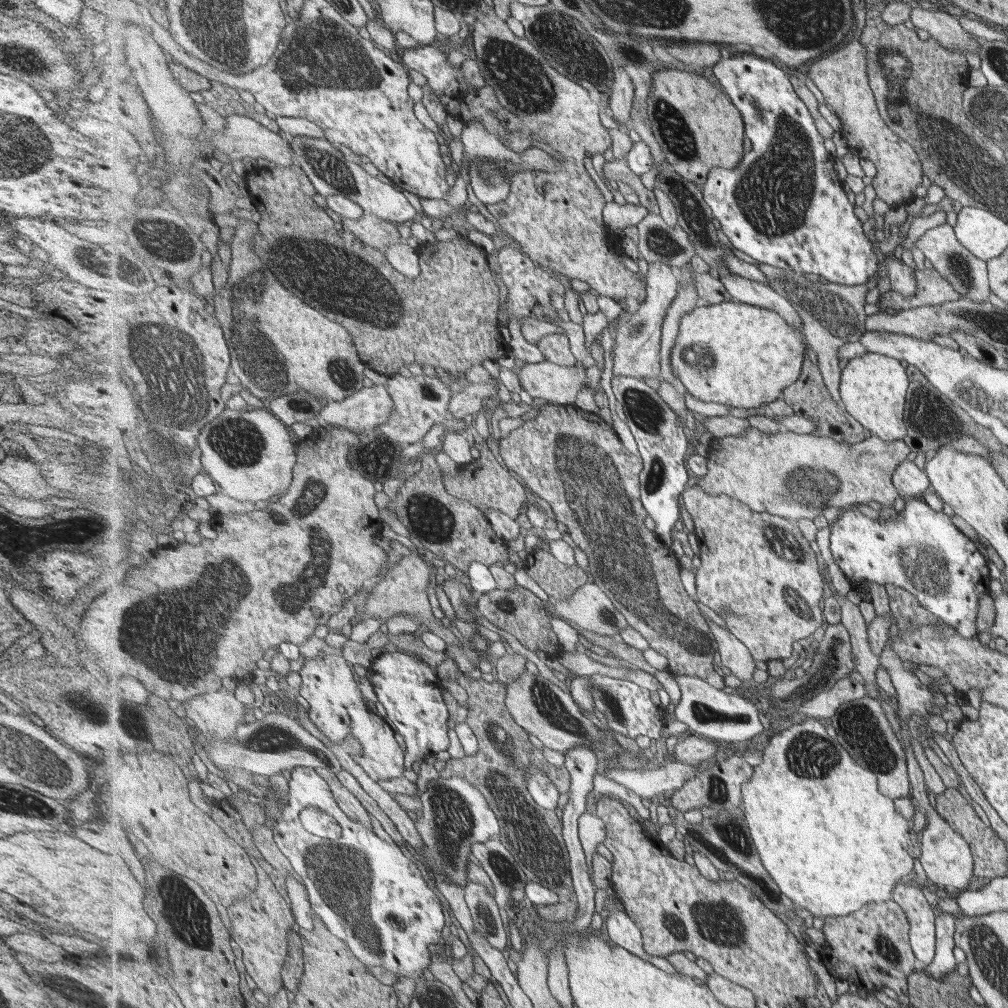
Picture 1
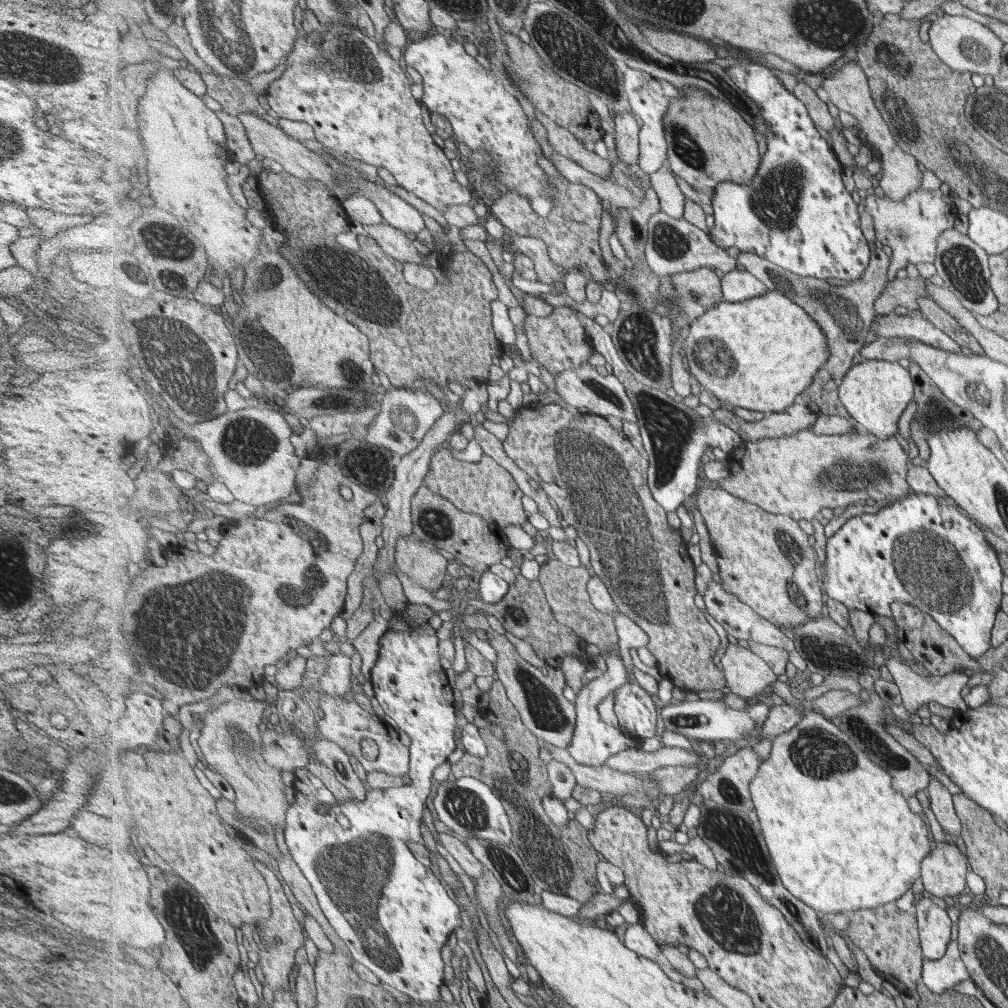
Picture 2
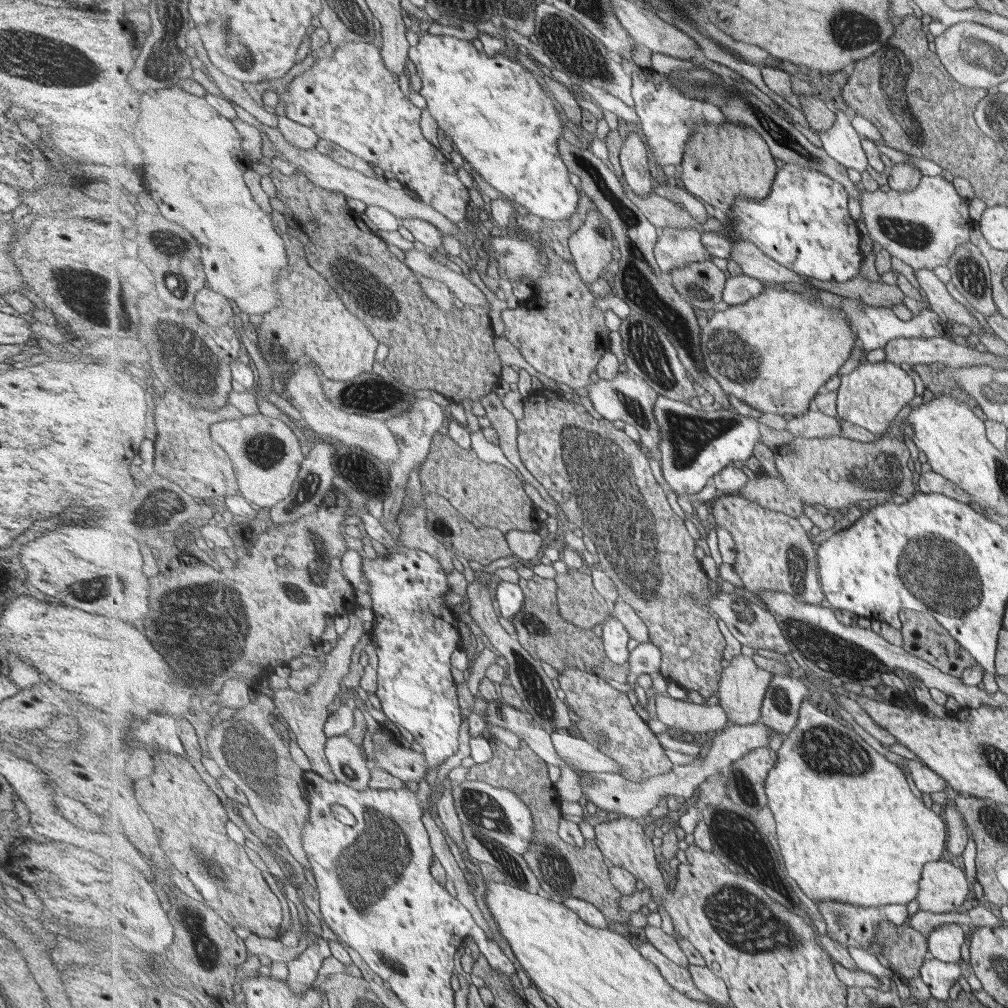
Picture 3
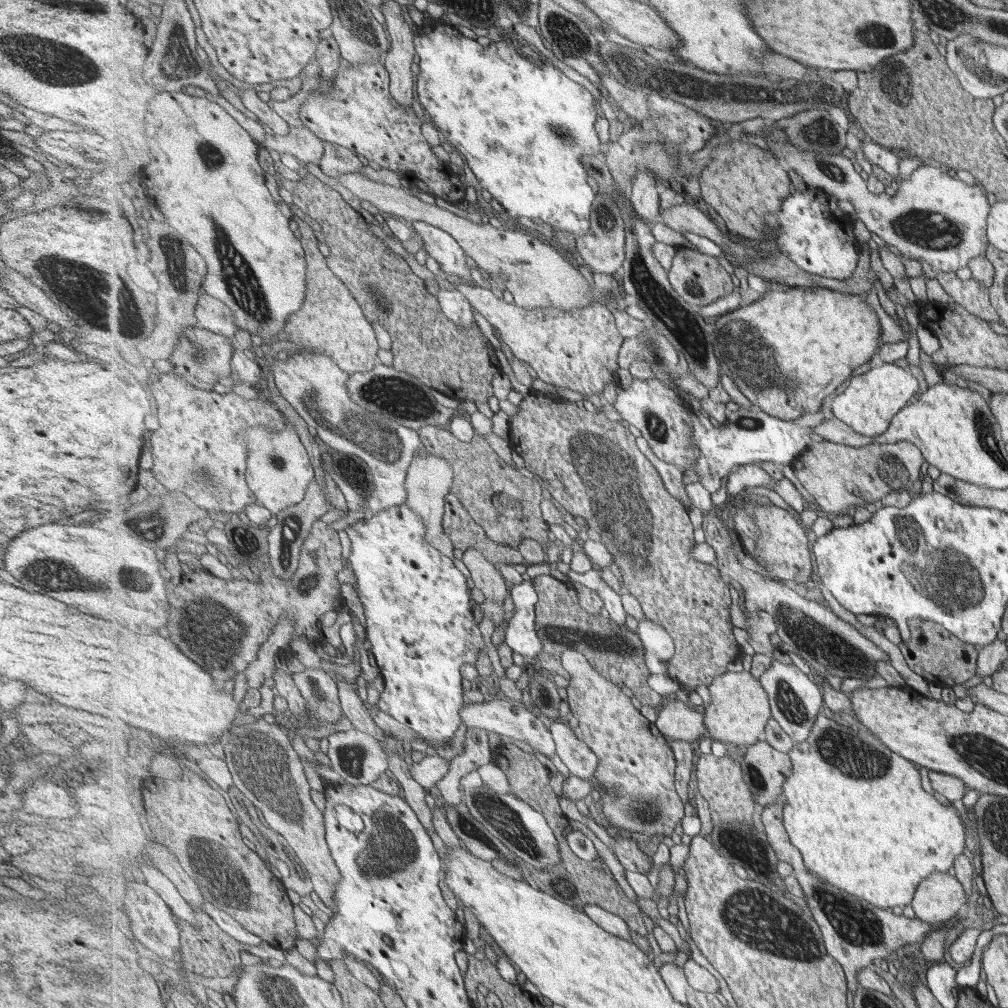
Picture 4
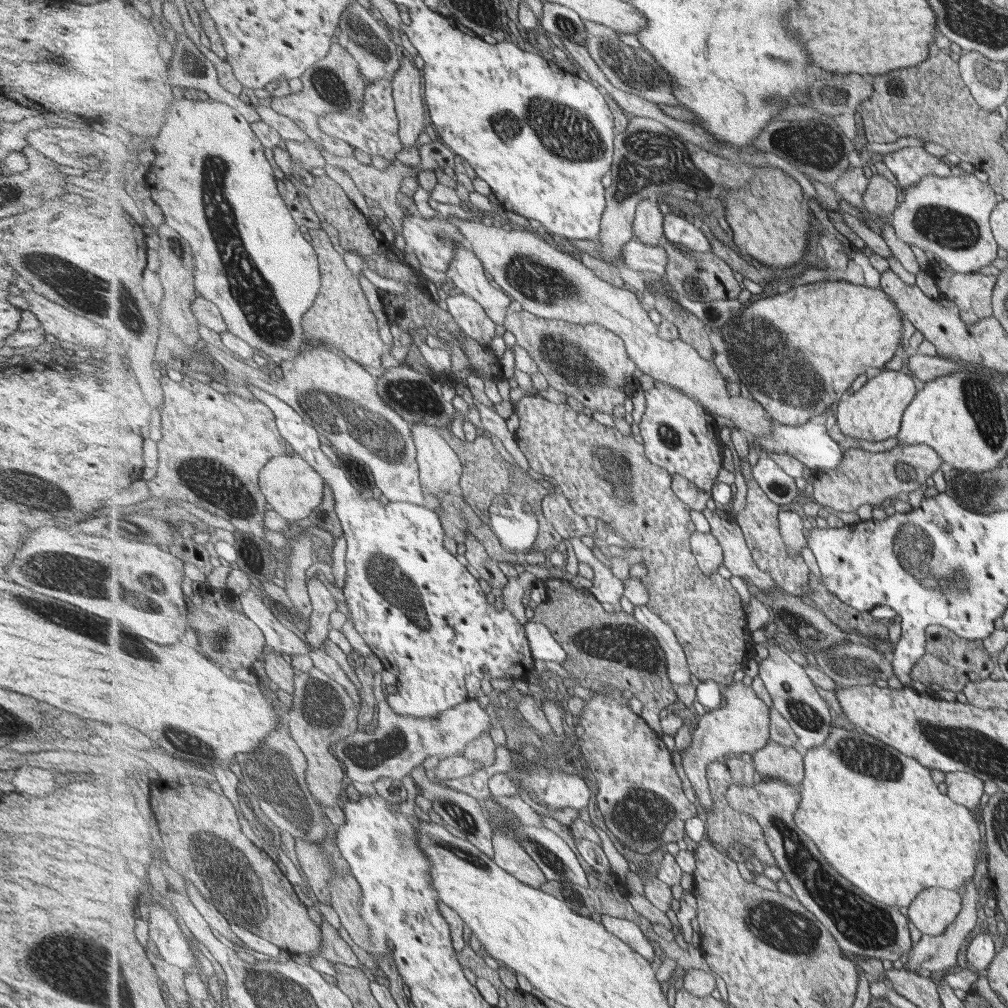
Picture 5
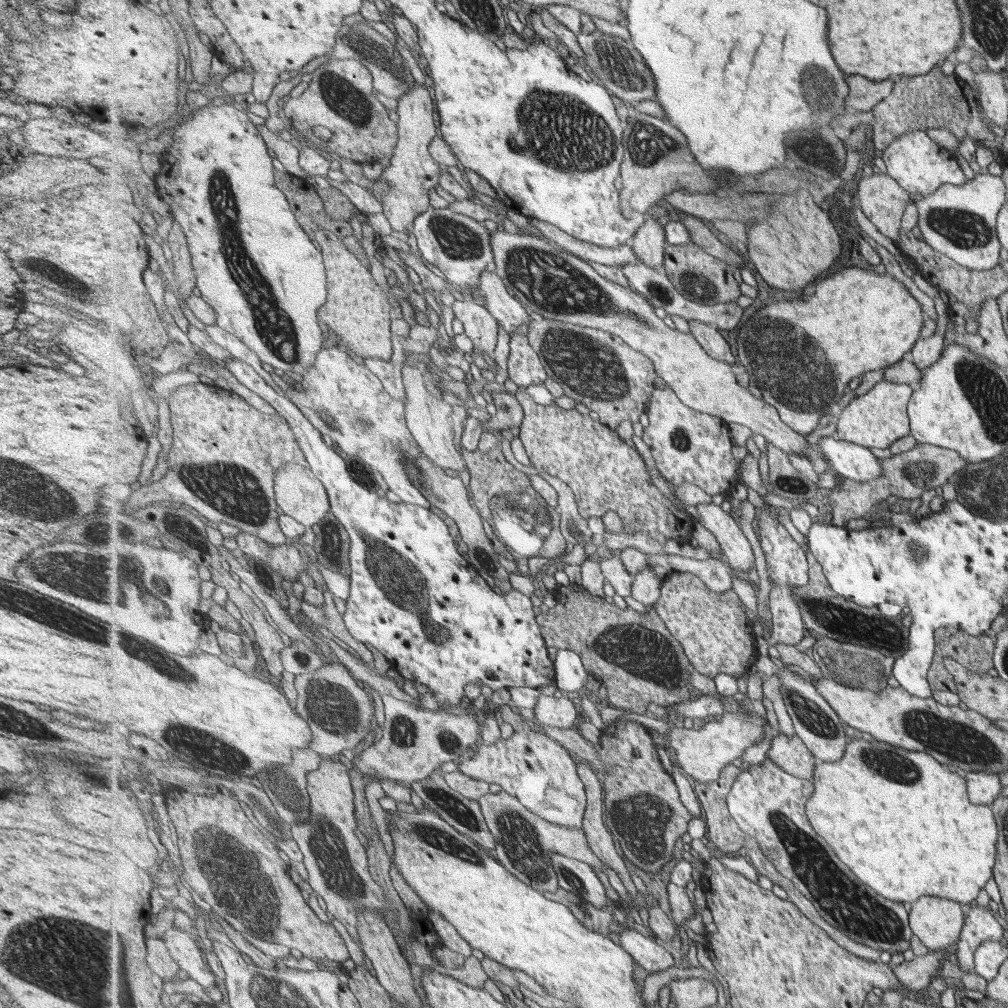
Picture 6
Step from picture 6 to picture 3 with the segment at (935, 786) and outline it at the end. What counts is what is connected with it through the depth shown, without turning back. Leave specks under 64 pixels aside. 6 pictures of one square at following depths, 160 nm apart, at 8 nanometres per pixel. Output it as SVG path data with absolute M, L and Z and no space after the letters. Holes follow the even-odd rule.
M804 701L800 710L798 725L788 736L784 736L784 741L778 750L780 757L777 764L769 771L766 780L766 795L768 805L773 810L775 824L777 824L777 834L779 834L779 846L783 854L784 867L789 877L794 882L799 882L799 886L807 892L809 898L813 900L841 900L849 904L861 905L864 907L884 906L885 904L909 904L911 900L917 900L920 892L920 882L924 866L928 863L941 861L947 857L947 822L943 820L943 815L937 814L925 806L921 798L917 798L909 786L907 774L899 764L894 764L887 760L883 754L879 754L873 746L869 746L861 736L848 724L837 722L833 714L827 714L819 710L814 704Z

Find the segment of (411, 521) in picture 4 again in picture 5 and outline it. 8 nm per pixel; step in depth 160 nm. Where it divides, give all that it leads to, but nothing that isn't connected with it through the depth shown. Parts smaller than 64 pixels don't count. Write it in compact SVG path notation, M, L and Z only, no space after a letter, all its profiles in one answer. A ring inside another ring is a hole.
M248 382L245 385L255 394L258 402L271 408L290 449L300 454L319 473L325 484L333 489L335 513L342 522L344 537L348 542L346 565L349 578L345 596L353 624L383 666L398 676L398 692L388 695L390 707L398 715L434 719L469 699L465 686L467 674L488 680L507 678L520 681L530 677L537 668L525 626L508 608L499 609L497 603L489 604L487 593L483 592L479 580L445 548L445 530L437 512L423 504L389 501L383 505L379 499L366 498L361 488L357 488L357 480L347 476L345 470L337 468L333 460L327 458L327 454L321 450L319 432L305 424L299 412L277 396Z

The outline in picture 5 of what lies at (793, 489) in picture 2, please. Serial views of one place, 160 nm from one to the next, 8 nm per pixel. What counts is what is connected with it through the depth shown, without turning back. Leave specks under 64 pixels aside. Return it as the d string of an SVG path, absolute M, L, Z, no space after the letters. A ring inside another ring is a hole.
M900 444L885 452L849 448L837 469L819 469L812 484L813 500L837 512L857 512L863 504L881 504L887 498L915 492L941 468L944 458L926 444Z

